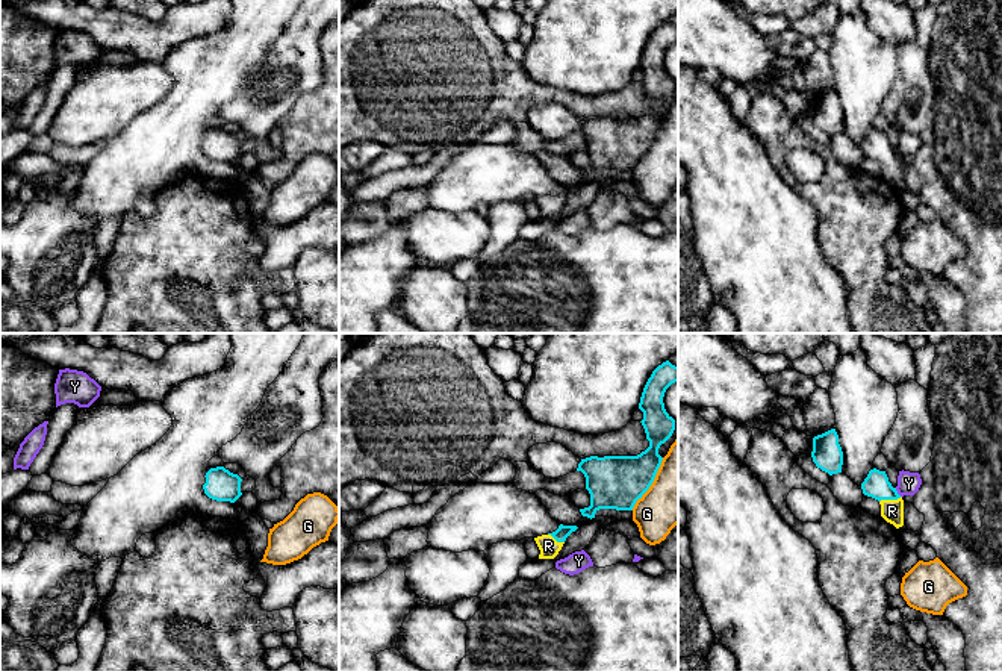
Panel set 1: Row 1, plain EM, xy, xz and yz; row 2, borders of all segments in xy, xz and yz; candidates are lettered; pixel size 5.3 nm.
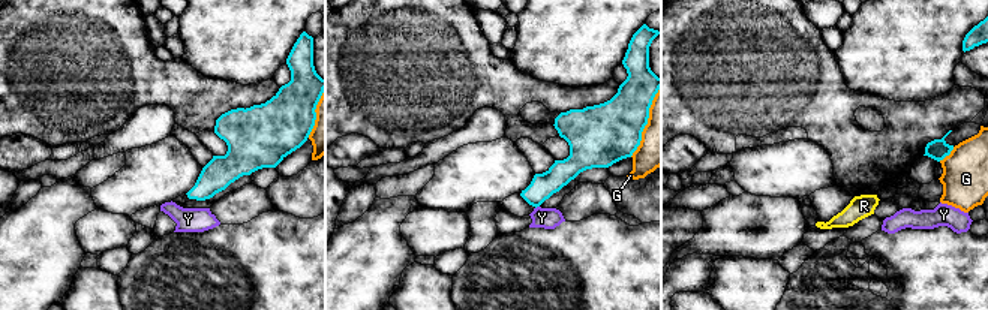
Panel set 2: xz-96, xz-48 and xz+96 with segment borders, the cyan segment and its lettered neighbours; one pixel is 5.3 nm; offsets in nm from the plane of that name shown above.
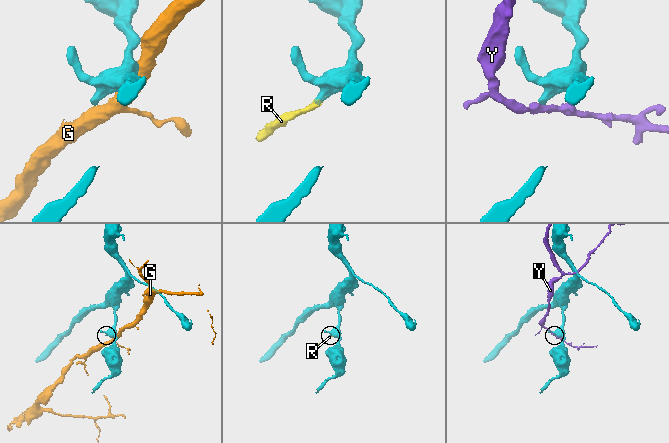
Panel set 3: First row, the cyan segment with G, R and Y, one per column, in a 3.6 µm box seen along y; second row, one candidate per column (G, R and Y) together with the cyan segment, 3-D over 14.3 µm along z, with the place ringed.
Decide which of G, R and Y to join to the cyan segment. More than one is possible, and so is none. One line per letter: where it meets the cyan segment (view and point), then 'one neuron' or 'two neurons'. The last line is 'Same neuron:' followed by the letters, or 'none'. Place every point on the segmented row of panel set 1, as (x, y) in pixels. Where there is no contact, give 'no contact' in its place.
G: contact xz (651, 483); two neurons
R: contact yz (890, 499); one neuron
Y: contact yz (896, 493); two neurons
Same neuron: R

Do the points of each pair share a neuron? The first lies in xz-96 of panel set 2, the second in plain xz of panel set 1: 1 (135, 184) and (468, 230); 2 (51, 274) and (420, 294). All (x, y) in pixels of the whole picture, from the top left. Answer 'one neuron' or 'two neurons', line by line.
1: two neurons
2: two neurons

